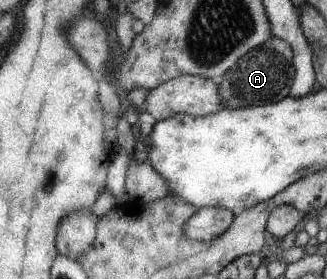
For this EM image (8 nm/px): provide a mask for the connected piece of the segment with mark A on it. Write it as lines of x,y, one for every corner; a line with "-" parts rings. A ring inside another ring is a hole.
272,37
261,48
241,57
239,63
225,73
219,83
223,108
243,109
247,107
275,104
289,96
292,90
296,67
293,66
292,46
283,39

